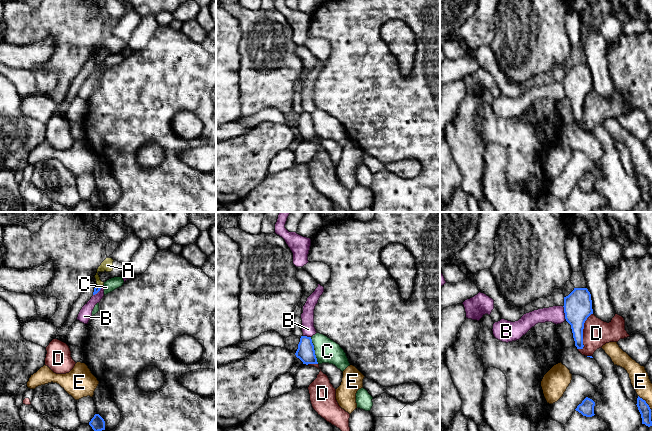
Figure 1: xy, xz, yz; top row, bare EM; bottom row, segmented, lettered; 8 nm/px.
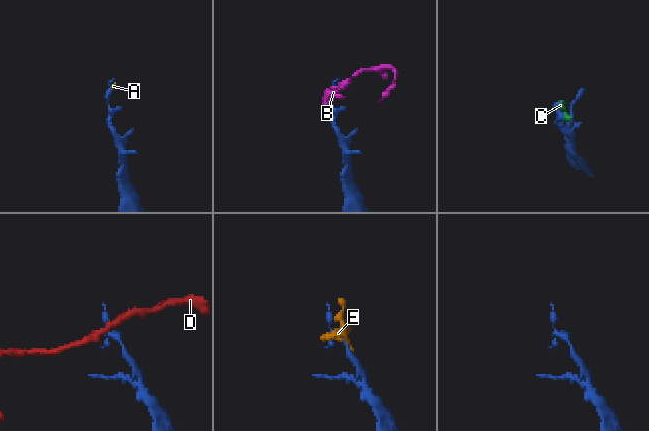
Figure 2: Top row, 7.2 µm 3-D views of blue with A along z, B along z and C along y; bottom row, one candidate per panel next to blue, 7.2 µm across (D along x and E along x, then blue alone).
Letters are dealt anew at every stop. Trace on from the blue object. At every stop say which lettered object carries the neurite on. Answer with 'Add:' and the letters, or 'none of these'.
Add: A

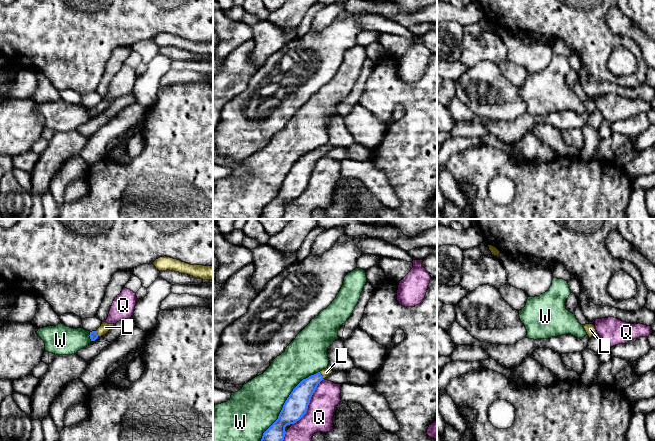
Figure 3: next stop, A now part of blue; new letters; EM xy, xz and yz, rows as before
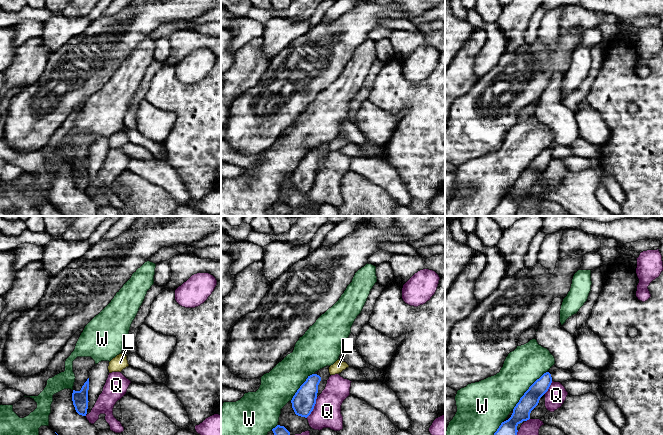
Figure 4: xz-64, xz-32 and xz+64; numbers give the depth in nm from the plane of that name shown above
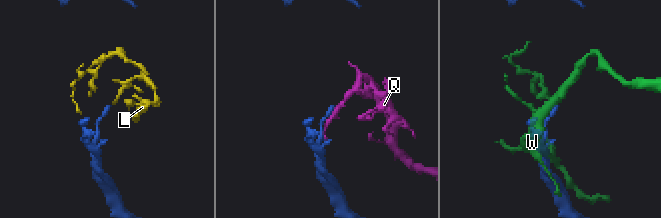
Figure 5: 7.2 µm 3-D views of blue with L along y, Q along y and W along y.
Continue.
Add: L

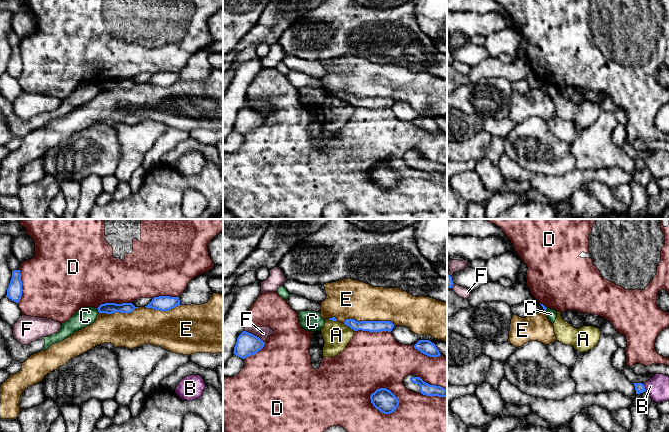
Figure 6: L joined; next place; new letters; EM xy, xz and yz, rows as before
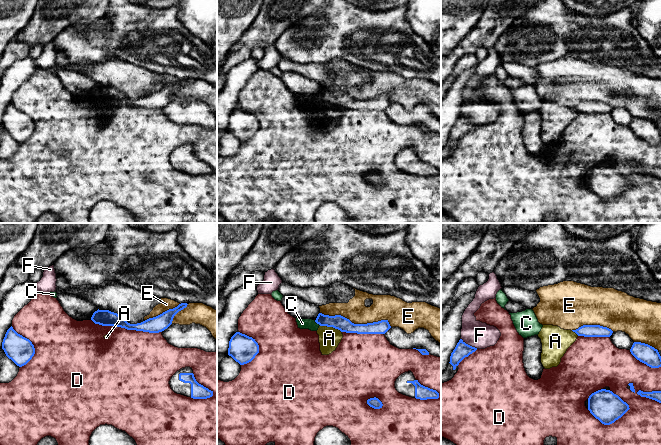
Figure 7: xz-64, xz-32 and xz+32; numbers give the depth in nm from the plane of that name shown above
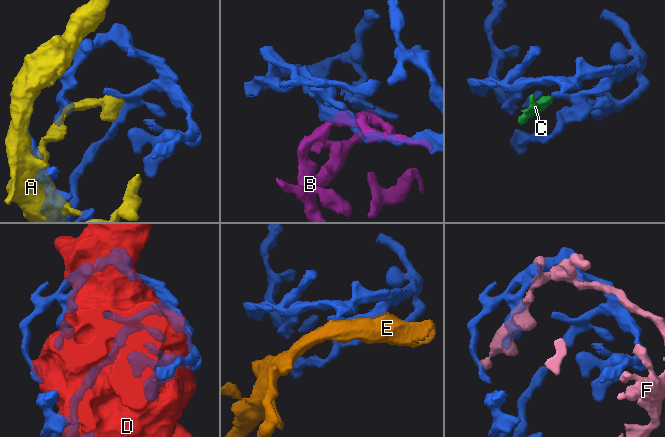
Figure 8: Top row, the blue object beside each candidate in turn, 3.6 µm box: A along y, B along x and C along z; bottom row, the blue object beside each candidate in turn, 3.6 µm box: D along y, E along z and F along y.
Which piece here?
Add: none of these

